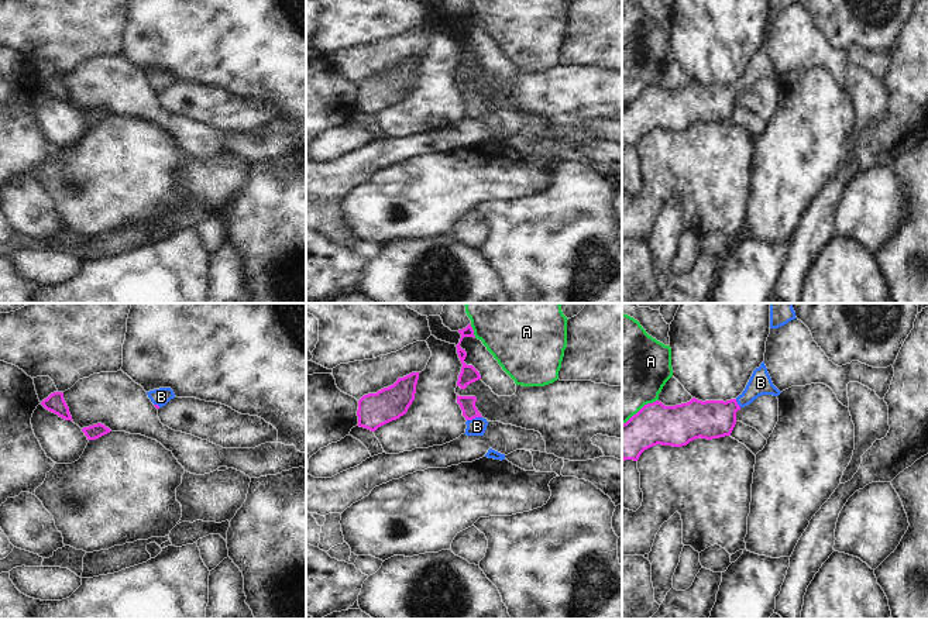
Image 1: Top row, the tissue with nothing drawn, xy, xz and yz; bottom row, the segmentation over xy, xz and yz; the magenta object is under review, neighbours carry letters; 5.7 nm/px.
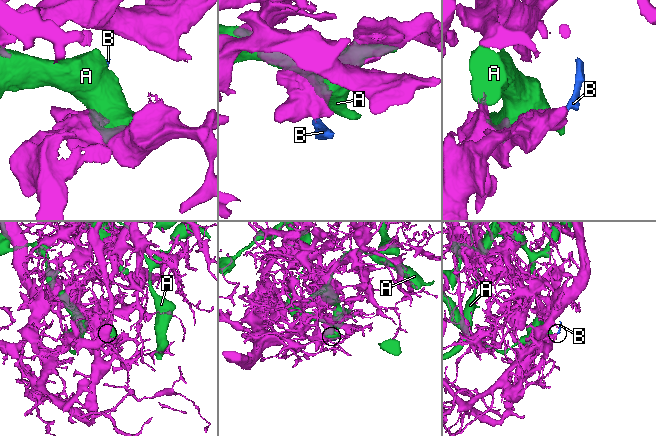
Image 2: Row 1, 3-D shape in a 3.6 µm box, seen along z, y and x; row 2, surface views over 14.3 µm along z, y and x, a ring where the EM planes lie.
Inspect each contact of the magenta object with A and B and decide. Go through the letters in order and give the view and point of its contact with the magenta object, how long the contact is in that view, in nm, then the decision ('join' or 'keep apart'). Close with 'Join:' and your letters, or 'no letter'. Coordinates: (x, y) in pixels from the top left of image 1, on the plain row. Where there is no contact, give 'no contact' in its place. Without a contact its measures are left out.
A: meets magenta in xz at (473, 16); contact 90 nm long; keep apart
B: meets magenta in xz at (474, 102); contact 90 nm long; join
Join: B

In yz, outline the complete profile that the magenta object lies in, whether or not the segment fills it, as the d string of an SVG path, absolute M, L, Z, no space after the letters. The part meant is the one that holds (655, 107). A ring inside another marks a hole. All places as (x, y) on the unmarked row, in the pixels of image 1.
M764 45L756 52L745 75L731 85L698 85L664 90L656 85L645 89L622 109L622 147L637 145L640 138L657 128L683 131L695 123L731 120L736 109L736 96L762 79L779 80Z

